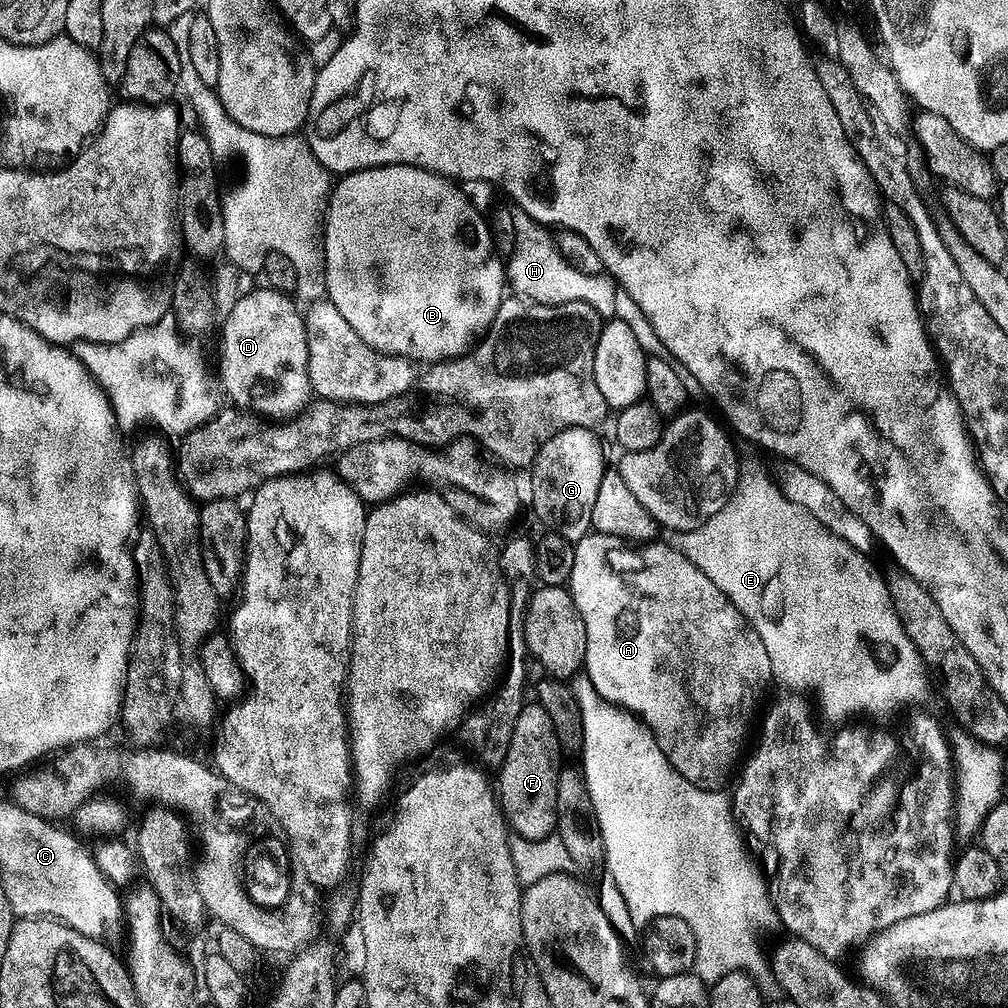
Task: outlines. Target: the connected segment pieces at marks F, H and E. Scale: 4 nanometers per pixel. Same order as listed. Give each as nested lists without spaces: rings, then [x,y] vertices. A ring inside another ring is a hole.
[[[525,703],[510,738],[510,750],[506,750],[506,758],[498,766],[500,808],[509,829],[523,840],[545,840],[556,832],[557,785],[562,767],[560,755],[562,749],[558,734],[554,734],[554,722],[550,722],[550,714],[546,714],[546,710],[542,710],[538,703]]]
[[[517,208],[513,209],[510,215],[510,232],[515,238],[515,246],[510,250],[510,258],[508,257],[506,262],[505,277],[515,295],[552,307],[564,307],[572,302],[580,302],[590,306],[606,320],[617,315],[620,292],[612,277],[605,273],[586,275],[575,270],[574,266],[570,266],[566,258],[562,257],[555,235],[545,225]]]
[[[755,451],[752,452],[743,453],[740,482],[736,487],[735,496],[728,501],[728,505],[722,510],[718,510],[718,514],[714,514],[714,518],[707,520],[701,528],[695,528],[689,532],[669,531],[666,536],[667,543],[678,549],[687,560],[694,562],[694,566],[698,570],[702,570],[702,574],[706,574],[706,578],[710,578],[710,582],[714,582],[714,586],[718,586],[718,590],[722,590],[722,594],[726,594],[726,598],[730,598],[733,606],[744,615],[748,625],[758,634],[758,638],[762,638],[762,646],[766,646],[766,654],[770,654],[773,677],[782,678],[786,683],[798,687],[795,688],[798,690],[804,690],[800,688],[818,690],[830,715],[848,716],[851,712],[860,712],[863,709],[896,708],[899,704],[906,704],[910,700],[918,699],[927,688],[930,688],[930,680],[926,675],[924,663],[914,642],[910,642],[900,621],[900,616],[894,610],[889,582],[887,584],[880,577],[879,572],[868,561],[869,557],[865,553],[851,548],[849,544],[842,542],[842,538],[838,538],[833,532],[826,530],[826,526],[822,526],[822,522],[818,522],[818,518],[814,518],[814,514],[810,514],[810,510],[802,510],[802,506],[790,502],[790,498],[780,488],[779,483],[773,477],[772,480],[768,477],[767,466],[755,456],[755,454],[757,455]]]

